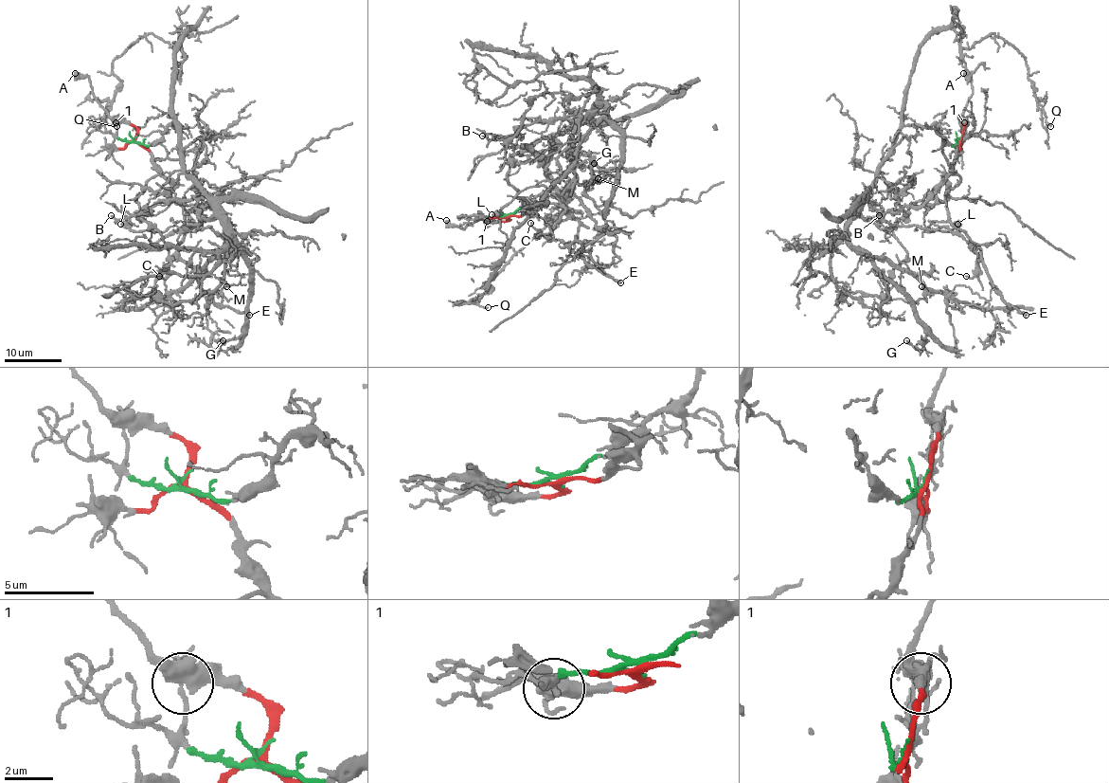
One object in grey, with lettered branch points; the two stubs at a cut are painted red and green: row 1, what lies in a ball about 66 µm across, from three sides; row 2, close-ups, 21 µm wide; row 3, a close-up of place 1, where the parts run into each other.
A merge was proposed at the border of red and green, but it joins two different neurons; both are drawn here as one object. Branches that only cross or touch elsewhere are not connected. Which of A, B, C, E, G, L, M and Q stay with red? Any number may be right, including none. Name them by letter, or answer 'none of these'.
A, C, E, L

